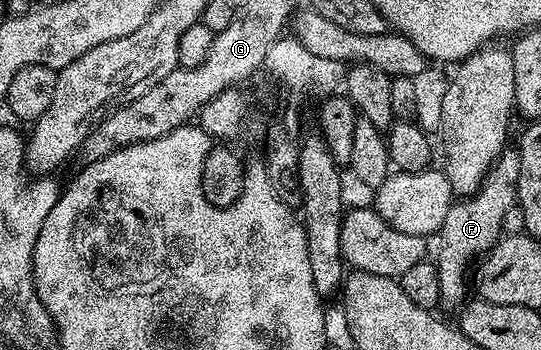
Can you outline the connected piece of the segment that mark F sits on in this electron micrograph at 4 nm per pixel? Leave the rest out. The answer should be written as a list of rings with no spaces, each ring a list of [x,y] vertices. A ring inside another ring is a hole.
[[[507,148],[494,161],[493,168],[484,176],[478,191],[465,200],[455,201],[448,216],[444,216],[440,231],[442,247],[438,250],[436,265],[440,276],[442,302],[445,305],[458,308],[467,301],[468,271],[475,265],[476,260],[481,259],[482,255],[488,253],[498,243],[499,238],[503,237],[504,212],[508,212],[508,208],[517,203],[519,180],[520,156],[517,149]]]

